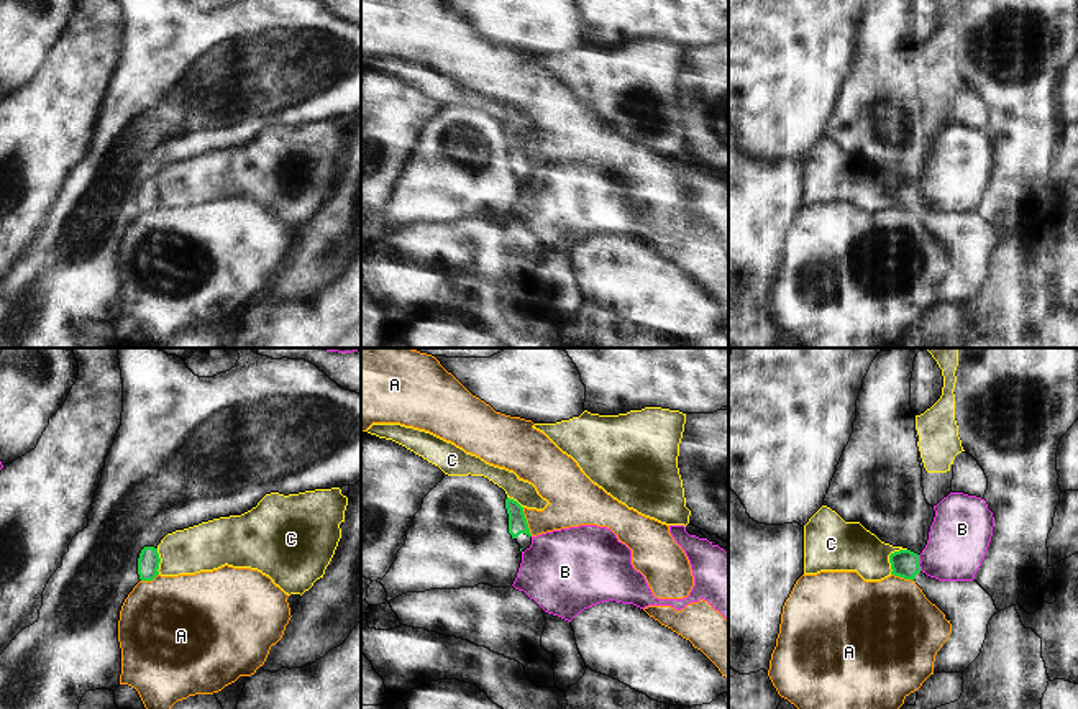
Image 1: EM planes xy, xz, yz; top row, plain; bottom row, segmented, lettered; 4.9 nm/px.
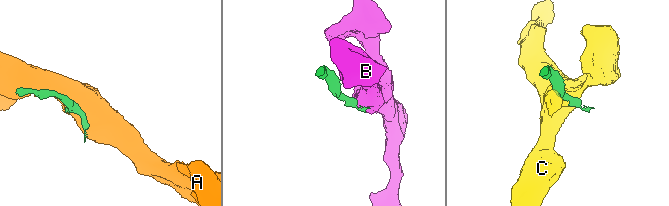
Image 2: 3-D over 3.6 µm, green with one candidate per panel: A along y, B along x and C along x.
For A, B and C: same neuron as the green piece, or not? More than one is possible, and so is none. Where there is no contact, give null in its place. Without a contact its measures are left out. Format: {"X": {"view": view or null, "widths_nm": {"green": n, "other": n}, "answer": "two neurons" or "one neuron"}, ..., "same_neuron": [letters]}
{"A": {"view": "xz", "widths_nm": {"green": 100, "other": 220}, "answer": "two neurons"}, "B": {"view": "yz", "widths_nm": {"green": 140, "other": 300}, "answer": "two neurons"}, "C": {"view": "yz", "widths_nm": {"green": 140, "other": 240}, "answer": "two neurons"}, "same_neuron": []}

